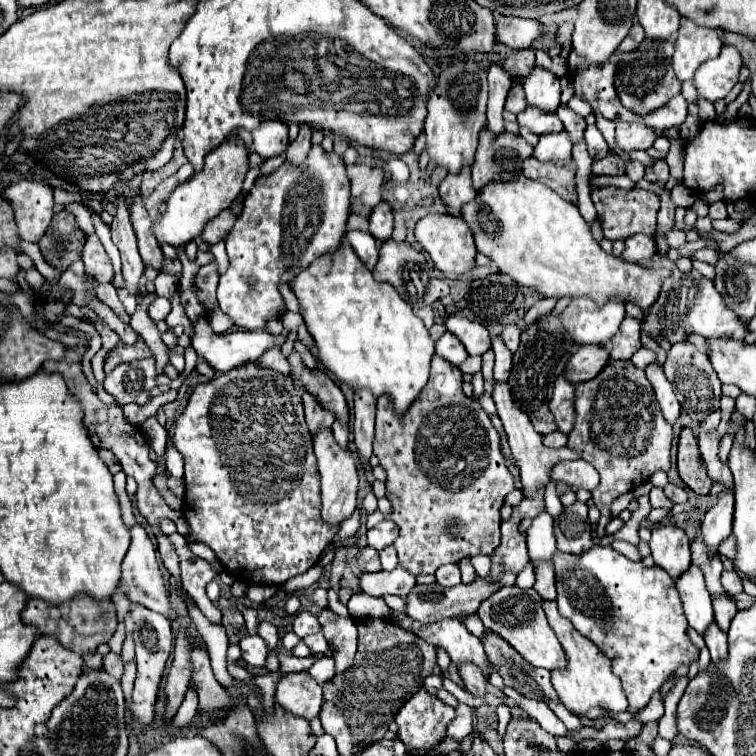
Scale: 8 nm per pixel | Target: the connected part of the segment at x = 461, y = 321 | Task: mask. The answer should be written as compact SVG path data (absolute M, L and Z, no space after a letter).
M453 315L453 317L447 317L445 325L453 335L461 339L469 355L483 355L485 351L491 349L489 331L481 323Z

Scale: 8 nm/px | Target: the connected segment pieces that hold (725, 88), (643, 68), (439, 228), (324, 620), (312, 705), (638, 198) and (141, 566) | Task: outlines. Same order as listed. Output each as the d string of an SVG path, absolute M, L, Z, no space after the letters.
M725 45L717 59L705 61L697 69L693 83L699 91L699 95L703 95L709 101L723 99L739 81L741 65L743 63L741 63L739 51L731 45Z
M645 39L637 49L623 53L615 73L615 91L625 107L639 115L647 115L657 107L663 107L671 97L681 93L681 81L675 77L671 67L675 43Z
M427 215L423 217L415 227L415 237L423 249L431 255L435 267L445 275L461 275L475 267L475 239L471 235L471 229L461 217L451 215Z
M323 609L317 615L321 623L321 631L333 651L337 673L343 673L353 665L353 657L357 653L357 625L353 617L339 617L331 609Z
M289 673L281 677L275 693L277 703L293 715L313 719L321 709L321 687L309 673Z
M595 187L591 189L591 199L595 203L605 239L617 241L617 239L627 239L629 235L635 235L635 233L645 233L651 237L655 233L659 197L653 191L641 189L641 187L633 187L629 191L619 187Z
M135 523L131 529L131 547L123 559L123 589L129 597L129 601L135 601L151 611L159 611L163 613L165 617L173 619L175 621L175 611L169 603L169 593L165 589L165 583L163 583L163 577L161 577L161 569L159 569L159 563L157 563L157 555L155 555L155 547L147 535L147 531L143 529L143 525Z

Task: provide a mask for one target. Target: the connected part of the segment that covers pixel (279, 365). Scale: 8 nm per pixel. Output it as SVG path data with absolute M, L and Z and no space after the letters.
M271 347L271 351L265 351L259 357L259 367L271 367L283 375L291 375L291 365L287 357L281 353L281 347Z

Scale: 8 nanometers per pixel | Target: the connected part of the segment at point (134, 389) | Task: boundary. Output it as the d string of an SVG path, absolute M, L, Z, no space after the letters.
M137 359L133 363L121 363L105 379L105 391L113 395L119 405L145 405L149 401L149 391L155 385L155 359Z

